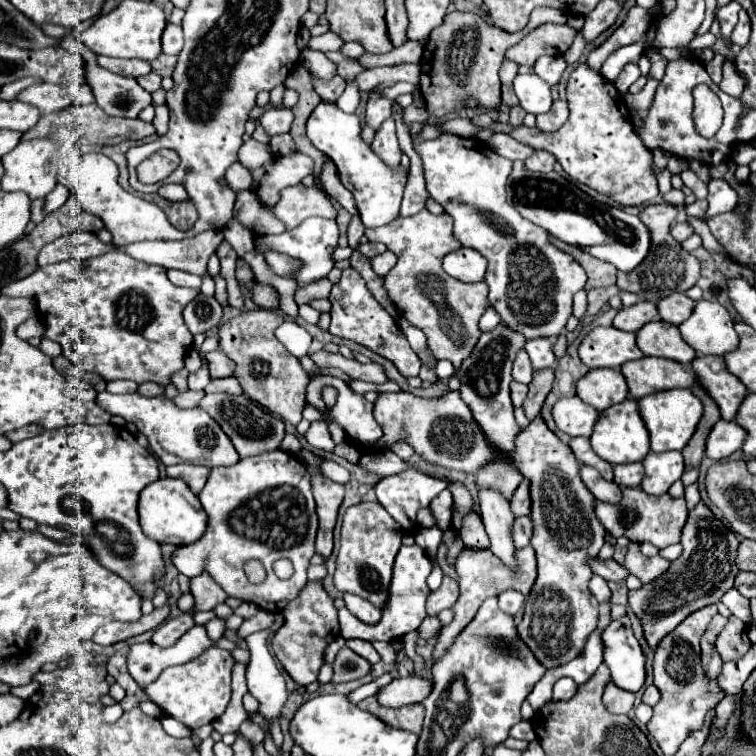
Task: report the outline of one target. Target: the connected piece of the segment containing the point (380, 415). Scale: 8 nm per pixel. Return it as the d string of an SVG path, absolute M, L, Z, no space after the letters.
M381 392L373 402L373 414L383 426L383 438L377 448L389 448L393 442L403 438L427 462L467 474L475 474L481 466L485 466L485 462L489 462L489 458L497 458L497 452L489 446L489 442L485 442L481 430L477 430L477 422L473 422L473 416L459 398L459 392L449 392L445 398L437 400L417 398L409 392Z

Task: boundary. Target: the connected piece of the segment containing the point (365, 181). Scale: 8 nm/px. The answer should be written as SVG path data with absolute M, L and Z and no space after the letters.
M321 102L307 120L307 138L313 142L317 150L333 160L337 166L341 184L355 196L359 216L367 228L377 228L393 222L399 216L399 206L403 198L403 188L407 184L409 170L399 166L385 164L361 138L361 120L357 114L343 112L337 104Z

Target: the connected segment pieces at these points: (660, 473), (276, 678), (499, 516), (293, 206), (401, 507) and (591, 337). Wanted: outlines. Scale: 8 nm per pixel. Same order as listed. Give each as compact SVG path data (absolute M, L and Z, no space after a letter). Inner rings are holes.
M649 452L643 460L643 466L645 478L641 482L641 488L653 496L665 494L669 486L681 478L685 468L681 452L663 452L663 454Z
M275 614L275 620L269 628L255 632L247 638L247 646L251 652L251 662L247 666L247 688L259 702L259 714L265 718L267 730L273 718L281 716L281 710L287 702L287 688L281 670L277 668L275 658L269 654L267 638L271 632L277 632L283 624L283 616Z
M495 490L479 492L479 504L481 504L481 518L485 524L485 530L491 540L491 552L511 570L517 572L517 560L515 560L515 546L513 546L513 522L515 514L509 508L509 502L501 498Z
M297 184L293 188L285 188L281 192L281 200L275 206L275 216L285 222L285 226L291 230L299 226L305 218L309 216L319 216L319 218L335 218L337 210L321 192L317 186L303 186Z
M401 472L387 476L375 486L379 504L391 514L405 532L415 532L415 514L419 508L427 508L431 500L447 488L447 480L427 476L423 472ZM413 516L413 524L410 517Z
M613 326L593 328L579 346L579 356L589 368L621 368L629 360L643 358L635 344L633 332L623 332Z

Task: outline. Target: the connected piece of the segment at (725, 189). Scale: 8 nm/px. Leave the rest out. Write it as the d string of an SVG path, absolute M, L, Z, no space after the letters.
M711 180L709 182L707 202L709 202L709 210L707 210L707 214L703 218L733 210L735 204L737 204L737 192L729 184L725 184L723 180Z

